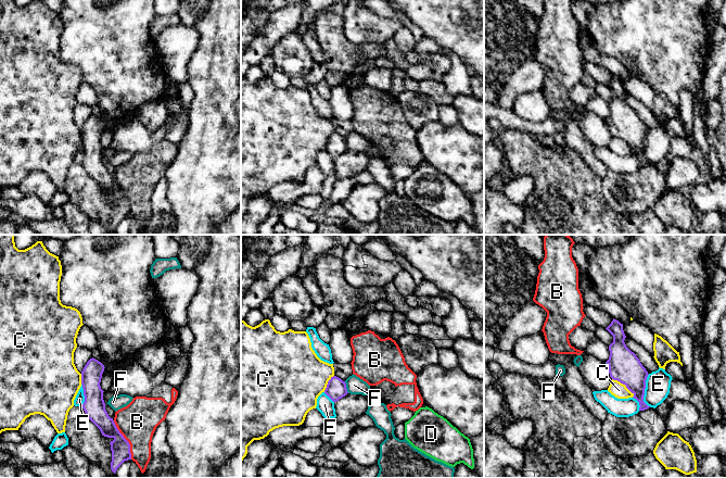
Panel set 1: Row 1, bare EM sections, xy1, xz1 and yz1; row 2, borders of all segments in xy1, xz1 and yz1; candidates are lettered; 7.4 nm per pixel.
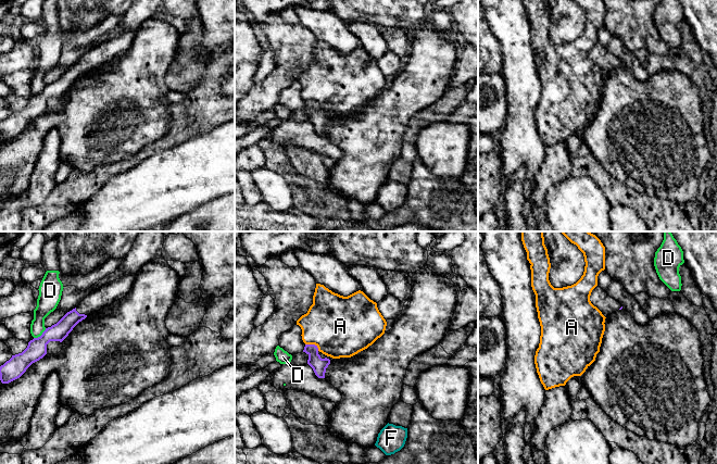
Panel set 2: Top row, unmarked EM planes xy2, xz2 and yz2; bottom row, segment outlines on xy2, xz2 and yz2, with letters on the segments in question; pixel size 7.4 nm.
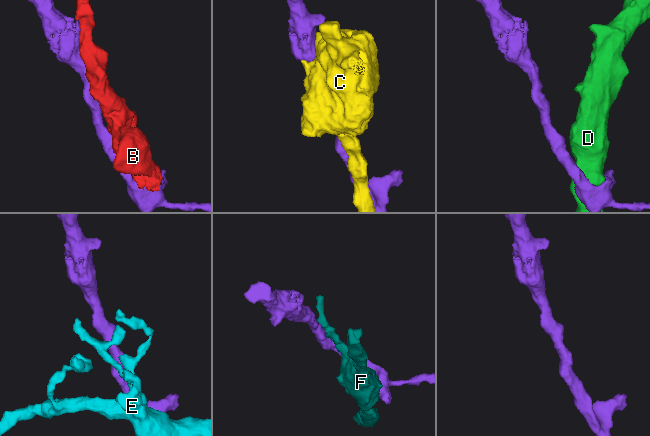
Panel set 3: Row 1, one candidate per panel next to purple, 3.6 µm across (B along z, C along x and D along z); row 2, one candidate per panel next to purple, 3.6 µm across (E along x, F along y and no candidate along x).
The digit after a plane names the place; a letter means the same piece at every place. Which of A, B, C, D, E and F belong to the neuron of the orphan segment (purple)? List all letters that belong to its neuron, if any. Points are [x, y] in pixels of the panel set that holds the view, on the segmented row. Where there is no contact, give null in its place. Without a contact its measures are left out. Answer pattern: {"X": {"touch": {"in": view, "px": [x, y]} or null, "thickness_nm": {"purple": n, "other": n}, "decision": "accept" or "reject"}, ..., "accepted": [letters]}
{"A": {"touch": {"in": "xz2", "px": [313, 345]}, "thickness_nm": {"purple": 110, "other": 460}, "decision": "reject"}, "B": {"touch": {"in": "xy1", "px": [126, 440]}, "thickness_nm": {"purple": 140, "other": 280}, "decision": "reject"}, "C": {"touch": {"in": "yz1", "px": [624, 384]}, "thickness_nm": {"purple": 240, "other": 110}, "decision": "reject"}, "D": {"touch": {"in": "xy2", "px": [41, 335]}, "thickness_nm": {"purple": 140, "other": 160}, "decision": "reject"}, "E": {"touch": {"in": "yz1", "px": [644, 390]}, "thickness_nm": {"purple": 240, "other": 190}, "decision": "reject"}, "F": {"touch": {"in": "xz1", "px": [345, 387]}, "thickness_nm": {"purple": 150, "other": 130}, "decision": "reject"}, "accepted": []}

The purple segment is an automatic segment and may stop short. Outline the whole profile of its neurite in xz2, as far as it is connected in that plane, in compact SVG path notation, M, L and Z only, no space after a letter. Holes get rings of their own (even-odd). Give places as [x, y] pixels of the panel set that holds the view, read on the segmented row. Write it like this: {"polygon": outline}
{"polygon": "M305 344L303 352L309 355L307 364L318 378L325 378L326 368L335 360L318 351L315 344Z"}

